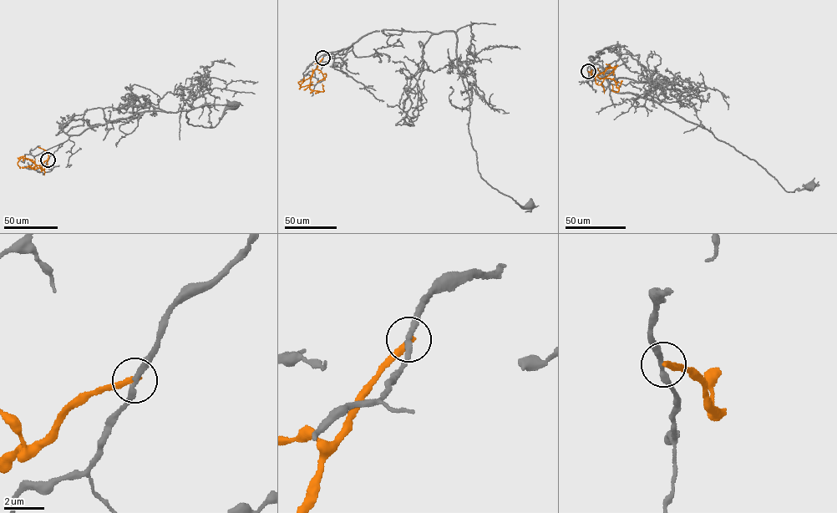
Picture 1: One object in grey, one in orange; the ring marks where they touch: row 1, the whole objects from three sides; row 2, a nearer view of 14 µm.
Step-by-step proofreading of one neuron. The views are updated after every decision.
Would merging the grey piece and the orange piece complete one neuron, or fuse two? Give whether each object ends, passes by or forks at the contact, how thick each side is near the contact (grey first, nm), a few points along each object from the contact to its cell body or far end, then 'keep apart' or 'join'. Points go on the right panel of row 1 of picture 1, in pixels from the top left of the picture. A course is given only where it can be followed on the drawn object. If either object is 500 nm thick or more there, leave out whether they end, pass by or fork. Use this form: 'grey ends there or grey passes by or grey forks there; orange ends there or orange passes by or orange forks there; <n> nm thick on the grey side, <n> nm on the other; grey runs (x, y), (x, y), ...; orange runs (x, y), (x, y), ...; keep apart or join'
grey passes by; orange ends there; 240 nm thick on the grey side, 300 nm on the other; grey runs (588, 71), (617, 45), (611, 73), (591, 81), (601, 67), (611, 90), (705, 128), (785, 190), (809, 186); orange runs (588, 71), (601, 78), (613, 79), (618, 91), (611, 90), (611, 84); keep apart

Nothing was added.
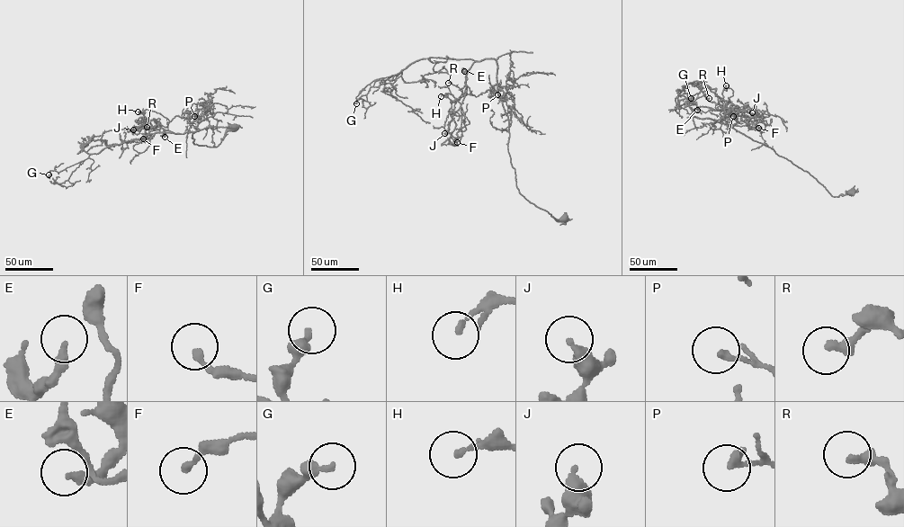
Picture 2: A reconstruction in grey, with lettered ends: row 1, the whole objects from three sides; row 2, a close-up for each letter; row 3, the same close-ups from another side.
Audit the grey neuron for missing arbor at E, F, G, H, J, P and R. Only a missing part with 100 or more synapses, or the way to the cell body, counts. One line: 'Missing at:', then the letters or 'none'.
Missing at: none

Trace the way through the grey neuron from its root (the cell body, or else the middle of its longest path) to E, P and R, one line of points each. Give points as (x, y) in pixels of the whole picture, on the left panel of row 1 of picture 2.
E: (235, 129), (215, 147), (194, 144), (195, 127), (199, 131), (183, 133), (164, 129), (165, 137)
P: (235, 129), (227, 131), (217, 147), (199, 146), (192, 142), (200, 121), (194, 116)
R: (235, 129), (211, 147), (192, 142), (195, 127), (199, 131), (177, 134), (159, 124), (147, 127)

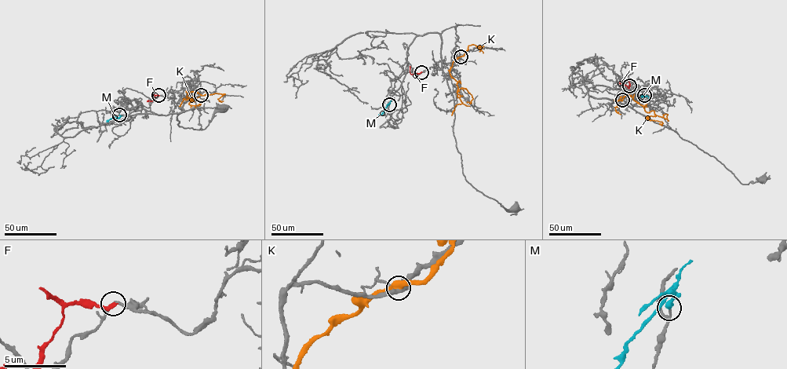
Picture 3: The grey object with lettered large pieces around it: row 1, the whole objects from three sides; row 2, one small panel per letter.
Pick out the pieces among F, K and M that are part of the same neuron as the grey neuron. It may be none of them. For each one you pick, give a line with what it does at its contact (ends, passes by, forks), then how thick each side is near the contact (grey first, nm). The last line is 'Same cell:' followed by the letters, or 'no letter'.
K: it passes by | 280/480 nm
M: it ends | 130/400 nm
Same cell: K, M

